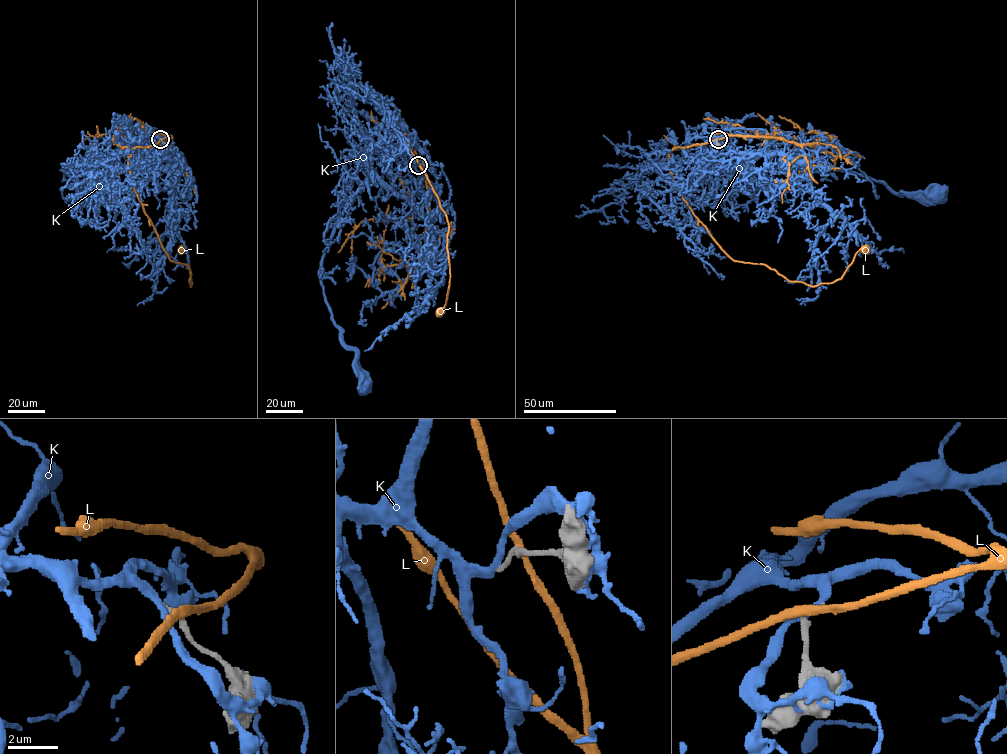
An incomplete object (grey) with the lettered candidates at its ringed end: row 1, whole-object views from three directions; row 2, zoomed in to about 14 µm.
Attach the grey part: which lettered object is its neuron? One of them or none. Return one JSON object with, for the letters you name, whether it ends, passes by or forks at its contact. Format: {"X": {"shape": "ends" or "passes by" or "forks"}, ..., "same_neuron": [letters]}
{"same_neuron": []}

